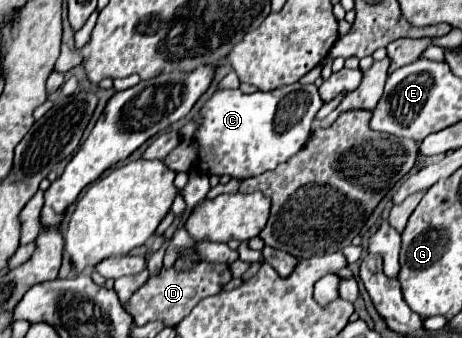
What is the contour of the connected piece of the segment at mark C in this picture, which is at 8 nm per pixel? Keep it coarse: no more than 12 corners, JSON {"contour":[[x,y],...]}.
{"contour":[[316,85],[218,89],[198,111],[206,175],[248,179],[308,139]]}

